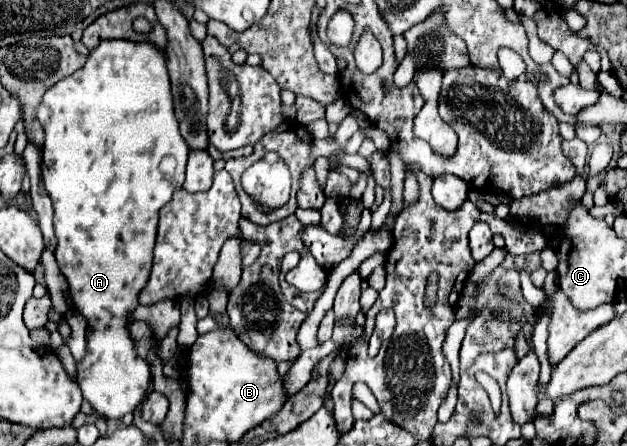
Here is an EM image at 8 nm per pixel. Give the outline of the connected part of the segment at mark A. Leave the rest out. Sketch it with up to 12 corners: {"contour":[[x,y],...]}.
{"contour":[[103,40],[45,92],[83,398],[133,412],[129,312],[185,180],[165,52]]}

